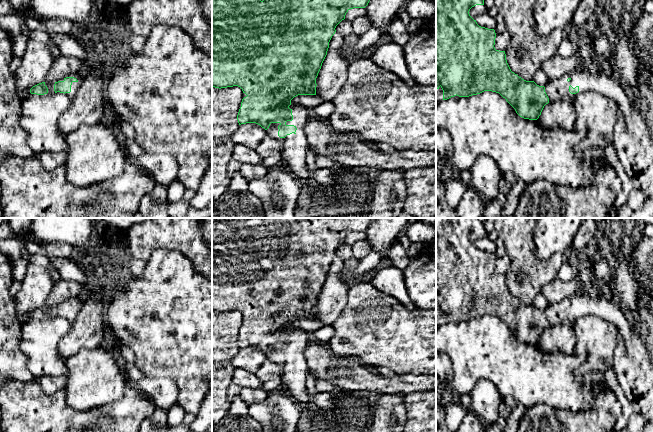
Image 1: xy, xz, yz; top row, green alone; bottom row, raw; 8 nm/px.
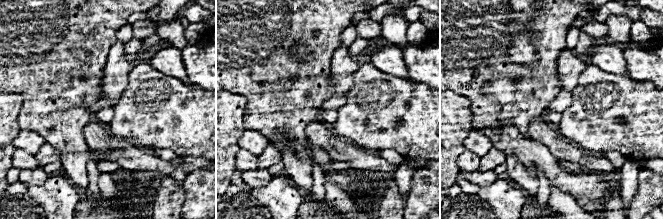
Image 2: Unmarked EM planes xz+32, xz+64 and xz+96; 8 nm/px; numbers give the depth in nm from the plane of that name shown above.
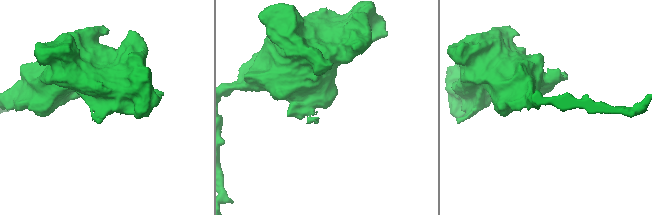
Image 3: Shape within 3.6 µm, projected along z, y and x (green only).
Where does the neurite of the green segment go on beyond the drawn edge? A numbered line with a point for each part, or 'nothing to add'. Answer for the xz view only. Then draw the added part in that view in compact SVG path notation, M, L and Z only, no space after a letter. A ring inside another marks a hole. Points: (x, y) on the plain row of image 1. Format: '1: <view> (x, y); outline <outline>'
1: xz (294, 373); outline M300 328L290 329L289 332L292 334L293 344L287 345L286 349L294 349L297 352L296 356L280 362L278 360L280 347L271 347L266 359L282 367L281 390L300 405L304 405L309 403L306 379L310 372L304 352L312 340L311 333Z

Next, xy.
1: xy (75, 309); outline M81 297L71 298L68 301L74 301L78 304L77 306L72 306L71 316L70 317L65 317L65 319L72 325L72 324L75 323L75 321L77 319L77 316L78 316L78 312L82 308L82 306L84 304L84 301L82 300Z

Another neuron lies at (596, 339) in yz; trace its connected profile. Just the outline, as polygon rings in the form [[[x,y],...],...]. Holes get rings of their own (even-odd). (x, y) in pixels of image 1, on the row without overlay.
[[[595,316],[578,317],[573,322],[576,338],[574,353],[584,355],[583,371],[606,372],[613,367],[614,352],[620,341],[615,325]]]

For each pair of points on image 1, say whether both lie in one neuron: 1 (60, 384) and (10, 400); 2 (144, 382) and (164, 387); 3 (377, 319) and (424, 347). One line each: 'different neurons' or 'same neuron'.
1: different neurons
2: same neuron
3: same neuron

